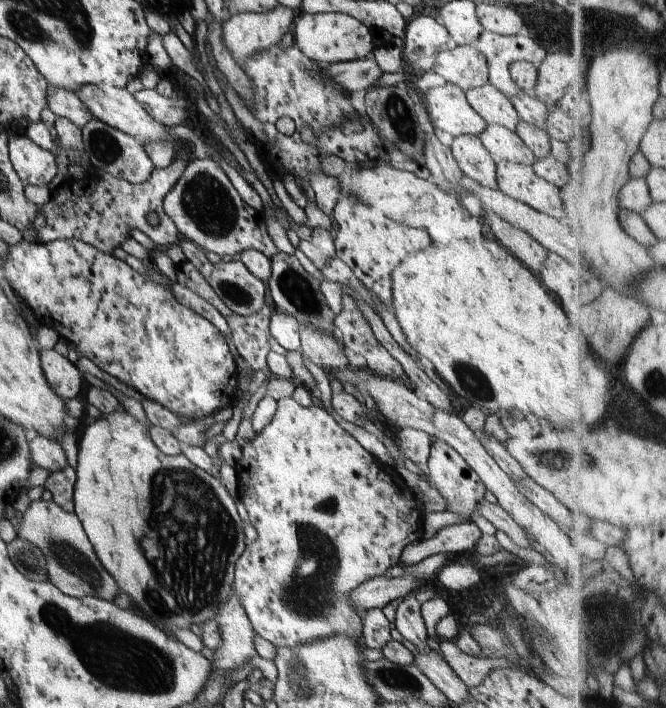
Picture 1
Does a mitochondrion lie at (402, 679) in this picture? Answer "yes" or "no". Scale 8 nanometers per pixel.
yes

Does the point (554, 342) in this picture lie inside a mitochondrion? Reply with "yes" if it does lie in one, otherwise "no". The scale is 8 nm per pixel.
no

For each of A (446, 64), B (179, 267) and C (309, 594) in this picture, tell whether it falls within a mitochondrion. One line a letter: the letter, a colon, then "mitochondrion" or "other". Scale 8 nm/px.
A: other
B: other
C: mitochondrion

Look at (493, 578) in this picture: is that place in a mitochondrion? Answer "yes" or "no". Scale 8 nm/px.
no

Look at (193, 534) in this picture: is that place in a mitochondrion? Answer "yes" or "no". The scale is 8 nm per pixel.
yes

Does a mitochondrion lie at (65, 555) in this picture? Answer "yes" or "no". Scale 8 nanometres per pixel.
yes

